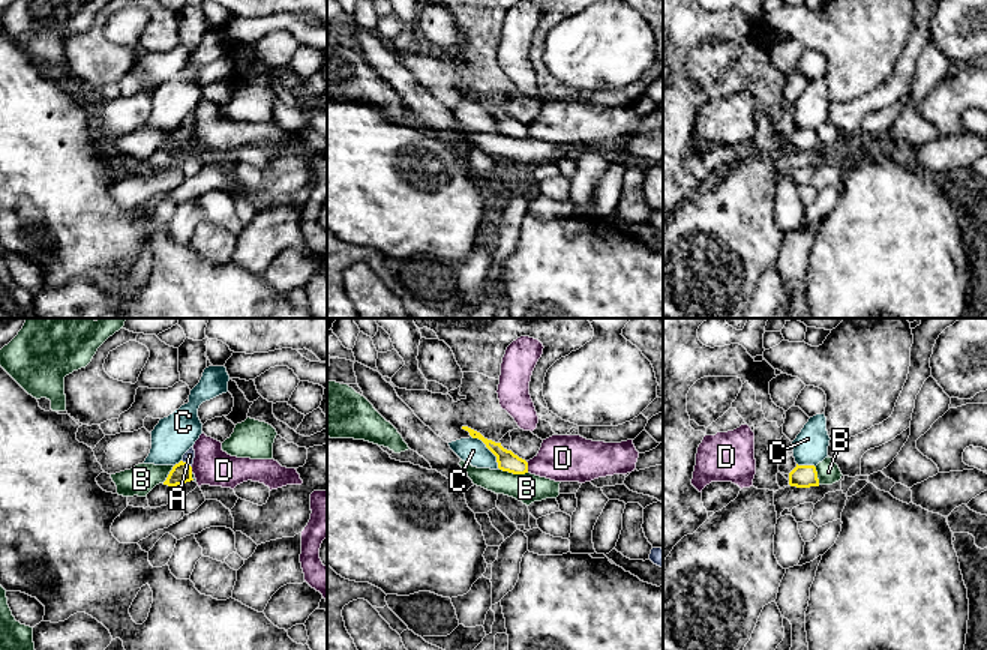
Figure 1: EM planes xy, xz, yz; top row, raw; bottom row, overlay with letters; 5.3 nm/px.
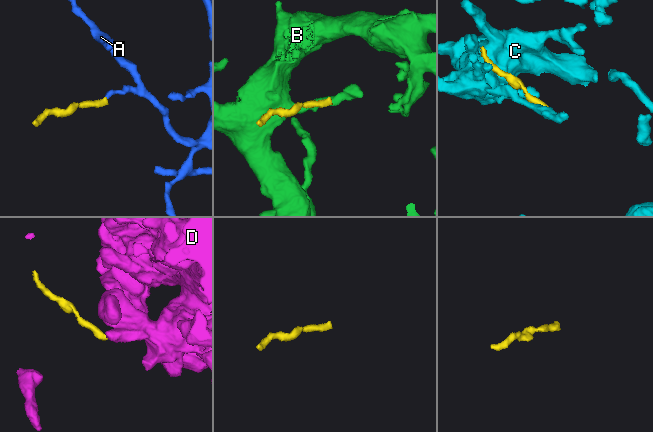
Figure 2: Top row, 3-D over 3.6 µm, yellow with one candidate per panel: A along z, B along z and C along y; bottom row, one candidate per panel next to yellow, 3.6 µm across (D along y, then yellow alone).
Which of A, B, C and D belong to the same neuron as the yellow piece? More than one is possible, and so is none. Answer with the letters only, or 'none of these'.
A

